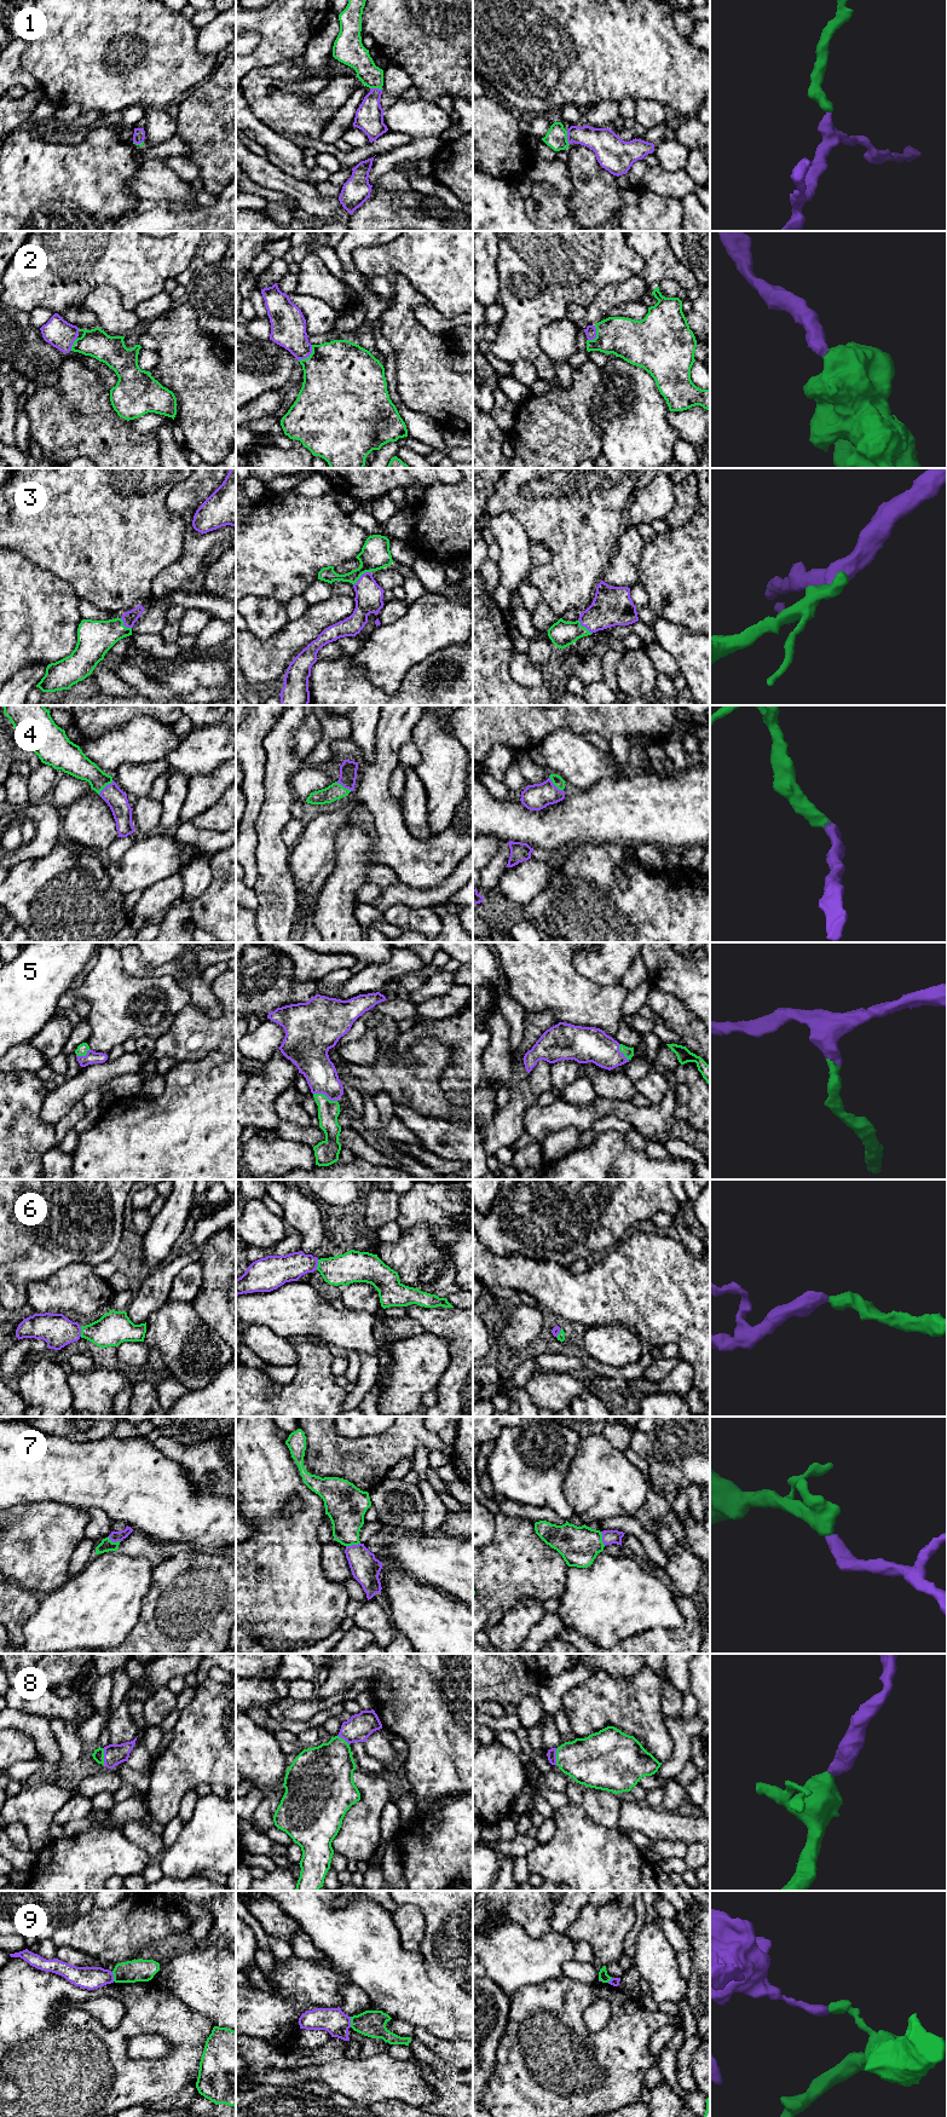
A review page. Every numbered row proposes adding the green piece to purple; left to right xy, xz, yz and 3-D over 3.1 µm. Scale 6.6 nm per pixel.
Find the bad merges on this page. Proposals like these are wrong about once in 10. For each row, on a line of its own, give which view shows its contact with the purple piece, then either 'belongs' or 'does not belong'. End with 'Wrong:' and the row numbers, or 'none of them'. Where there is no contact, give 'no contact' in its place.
1: contact in yz; belongs
2: contact in xz; belongs
3: contact in xz; belongs
4: contact in xy; belongs
5: contact in xz; belongs
6: contact in xy; belongs
7: contact in xz; belongs
8: contact in xy; belongs
9: contact in xz; does not belong
Wrong: 9

